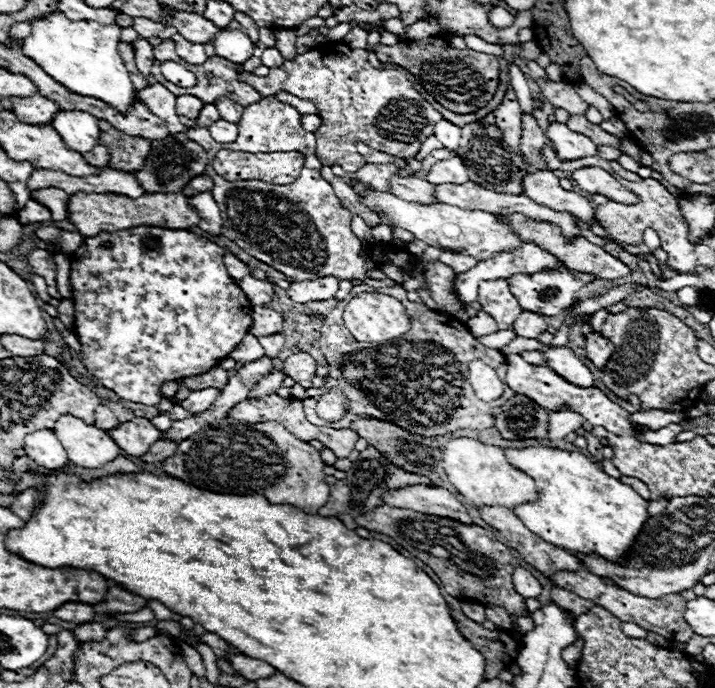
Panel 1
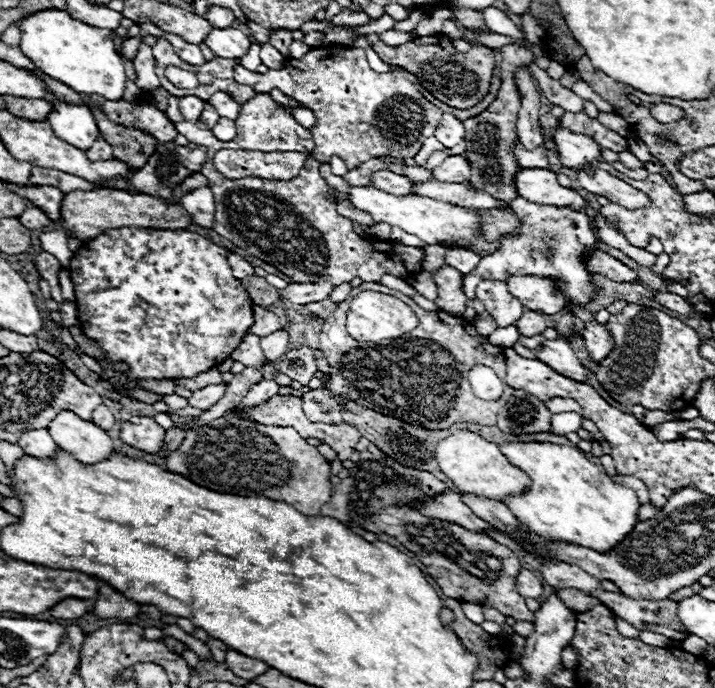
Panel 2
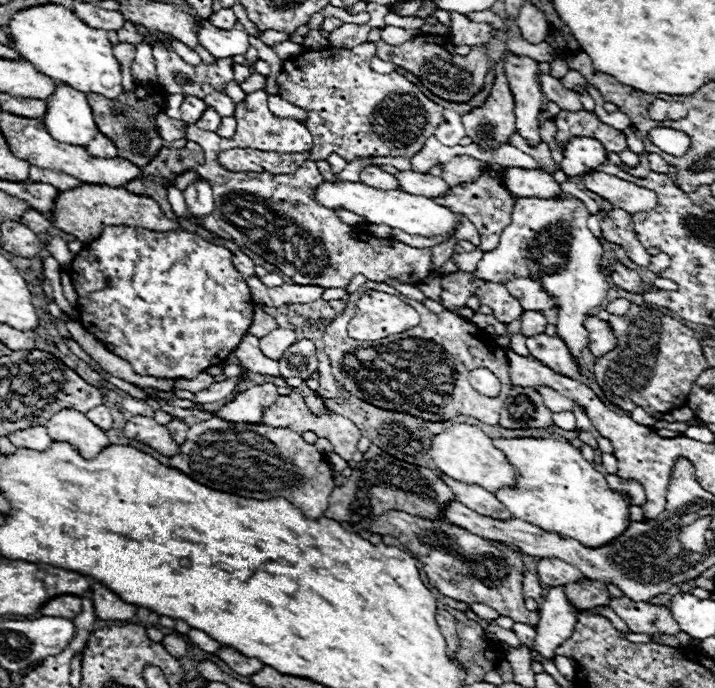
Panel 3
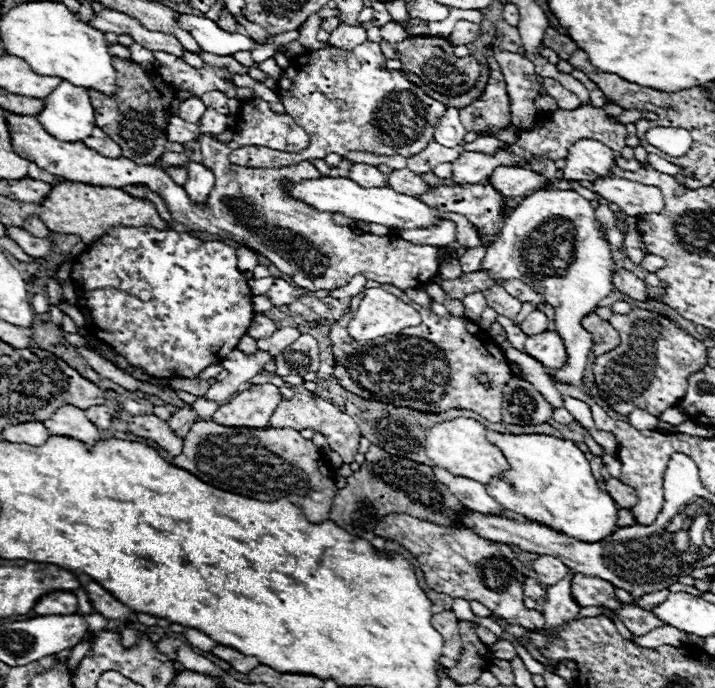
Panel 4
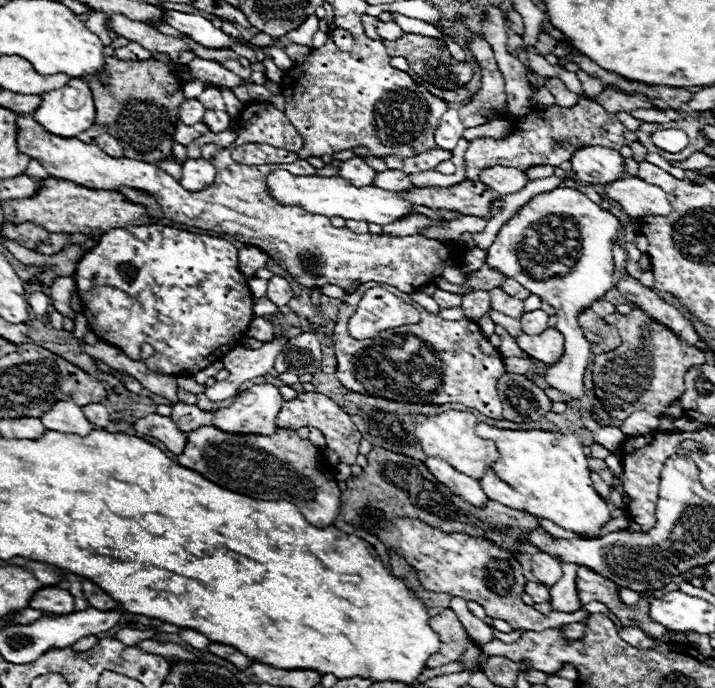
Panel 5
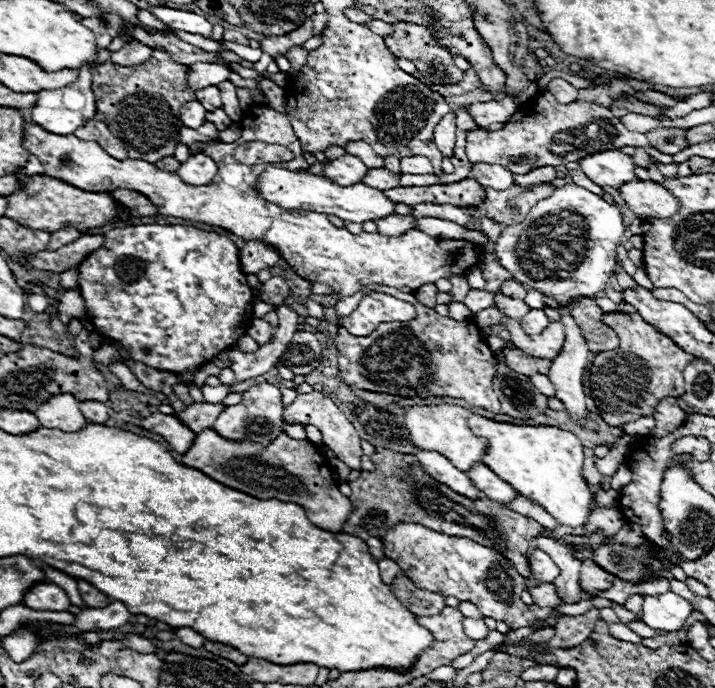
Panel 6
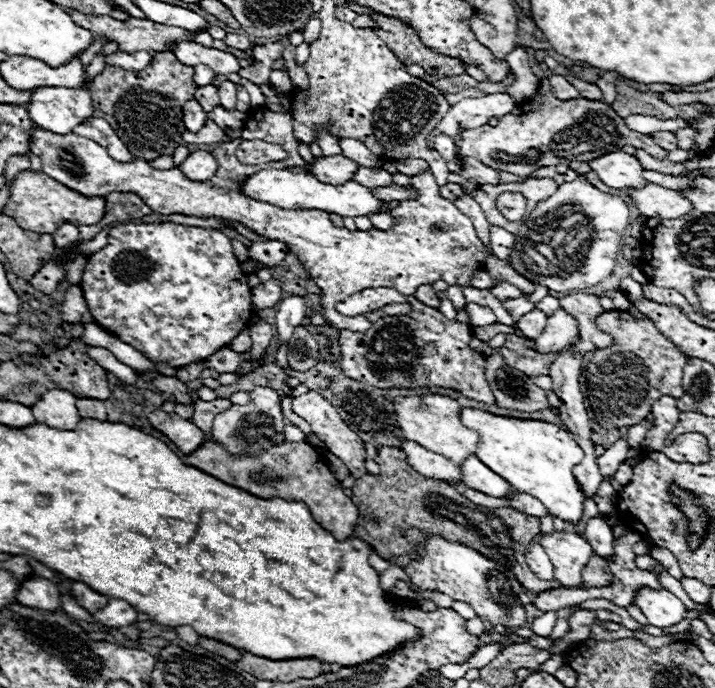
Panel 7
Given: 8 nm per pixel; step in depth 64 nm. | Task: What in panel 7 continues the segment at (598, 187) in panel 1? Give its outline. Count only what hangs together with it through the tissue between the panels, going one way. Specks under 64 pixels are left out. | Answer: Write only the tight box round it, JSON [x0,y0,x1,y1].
[626,184,692,218]

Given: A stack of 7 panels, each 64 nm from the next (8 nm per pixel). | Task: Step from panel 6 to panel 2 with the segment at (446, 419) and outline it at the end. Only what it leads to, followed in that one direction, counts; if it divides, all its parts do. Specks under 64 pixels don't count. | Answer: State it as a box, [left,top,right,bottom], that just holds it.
[436,430,530,502]

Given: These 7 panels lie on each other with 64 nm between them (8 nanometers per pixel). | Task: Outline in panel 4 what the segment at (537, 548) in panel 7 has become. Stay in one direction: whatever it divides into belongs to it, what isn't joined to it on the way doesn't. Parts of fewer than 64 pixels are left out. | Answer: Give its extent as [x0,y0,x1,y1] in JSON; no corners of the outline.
[534,556,570,586]

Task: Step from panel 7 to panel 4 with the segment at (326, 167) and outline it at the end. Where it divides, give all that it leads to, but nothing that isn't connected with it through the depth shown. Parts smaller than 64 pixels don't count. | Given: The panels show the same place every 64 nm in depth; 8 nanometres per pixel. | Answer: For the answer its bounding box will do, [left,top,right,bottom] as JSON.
[350,164,388,186]

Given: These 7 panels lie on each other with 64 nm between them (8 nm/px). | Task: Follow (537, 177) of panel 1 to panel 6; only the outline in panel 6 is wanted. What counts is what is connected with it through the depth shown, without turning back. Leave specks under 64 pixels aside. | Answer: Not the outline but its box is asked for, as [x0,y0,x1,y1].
[472,164,516,190]

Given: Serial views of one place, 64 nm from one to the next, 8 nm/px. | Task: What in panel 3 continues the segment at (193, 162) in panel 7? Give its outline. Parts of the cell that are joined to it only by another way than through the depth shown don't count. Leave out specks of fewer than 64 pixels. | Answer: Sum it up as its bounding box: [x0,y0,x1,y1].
[184,178,214,216]

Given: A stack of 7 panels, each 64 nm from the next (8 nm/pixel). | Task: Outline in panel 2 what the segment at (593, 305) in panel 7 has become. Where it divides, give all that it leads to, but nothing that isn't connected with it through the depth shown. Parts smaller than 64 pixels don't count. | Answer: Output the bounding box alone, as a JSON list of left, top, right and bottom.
[582,322,614,364]

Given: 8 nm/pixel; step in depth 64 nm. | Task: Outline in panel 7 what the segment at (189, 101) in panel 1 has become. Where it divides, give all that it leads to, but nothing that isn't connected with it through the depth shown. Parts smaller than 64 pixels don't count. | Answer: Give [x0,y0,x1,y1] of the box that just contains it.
[182,100,206,132]

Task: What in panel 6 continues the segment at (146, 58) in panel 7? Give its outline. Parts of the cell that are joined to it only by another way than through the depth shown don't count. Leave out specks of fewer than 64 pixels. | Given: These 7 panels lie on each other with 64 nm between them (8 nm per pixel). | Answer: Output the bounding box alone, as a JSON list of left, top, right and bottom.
[110,42,152,66]

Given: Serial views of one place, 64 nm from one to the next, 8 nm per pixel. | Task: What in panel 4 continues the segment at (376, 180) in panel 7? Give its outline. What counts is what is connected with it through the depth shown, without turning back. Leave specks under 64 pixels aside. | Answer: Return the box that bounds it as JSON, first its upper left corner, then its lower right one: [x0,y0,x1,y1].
[388,168,434,196]

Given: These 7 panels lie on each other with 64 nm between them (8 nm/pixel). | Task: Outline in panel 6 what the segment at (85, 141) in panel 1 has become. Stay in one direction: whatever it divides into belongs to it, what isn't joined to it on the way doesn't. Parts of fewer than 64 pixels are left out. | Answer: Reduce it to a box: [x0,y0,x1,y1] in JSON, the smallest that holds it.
[30,66,96,134]

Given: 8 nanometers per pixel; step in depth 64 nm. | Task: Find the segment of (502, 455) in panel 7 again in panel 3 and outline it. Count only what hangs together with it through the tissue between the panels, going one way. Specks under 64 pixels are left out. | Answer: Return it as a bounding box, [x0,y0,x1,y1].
[492,438,630,546]

